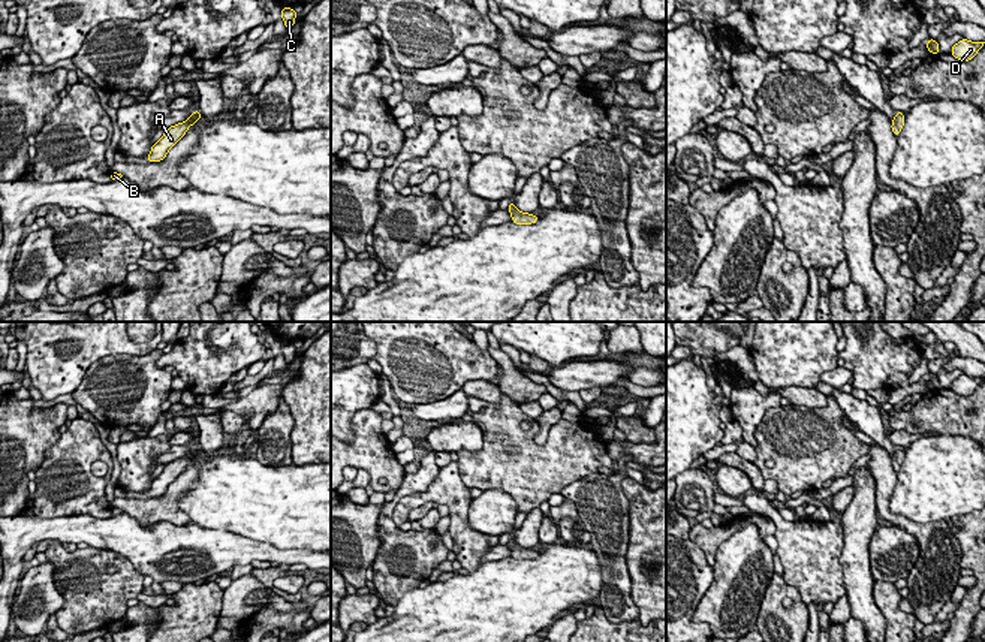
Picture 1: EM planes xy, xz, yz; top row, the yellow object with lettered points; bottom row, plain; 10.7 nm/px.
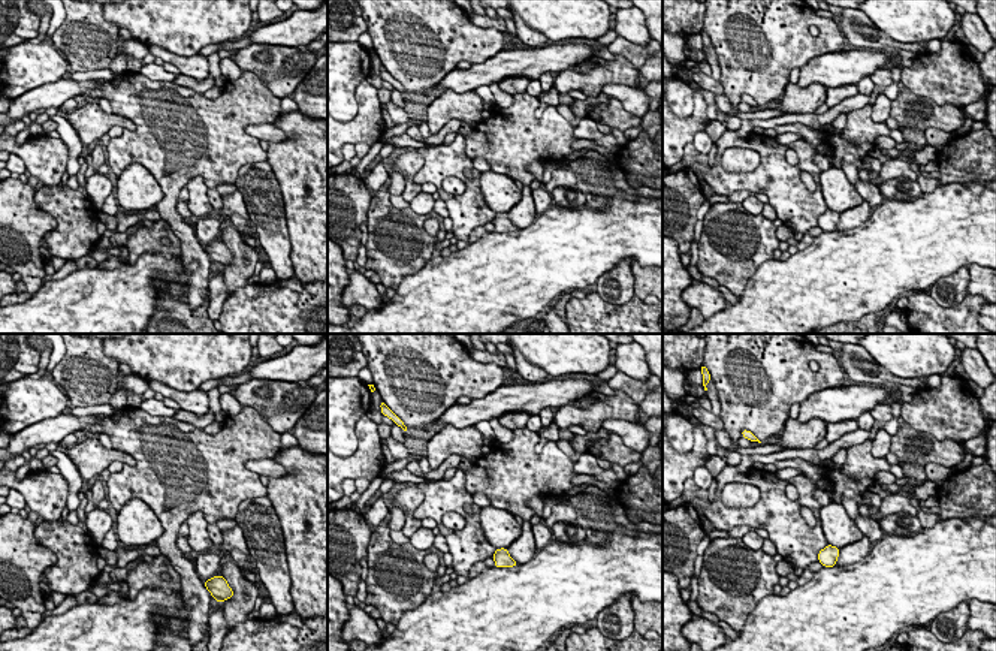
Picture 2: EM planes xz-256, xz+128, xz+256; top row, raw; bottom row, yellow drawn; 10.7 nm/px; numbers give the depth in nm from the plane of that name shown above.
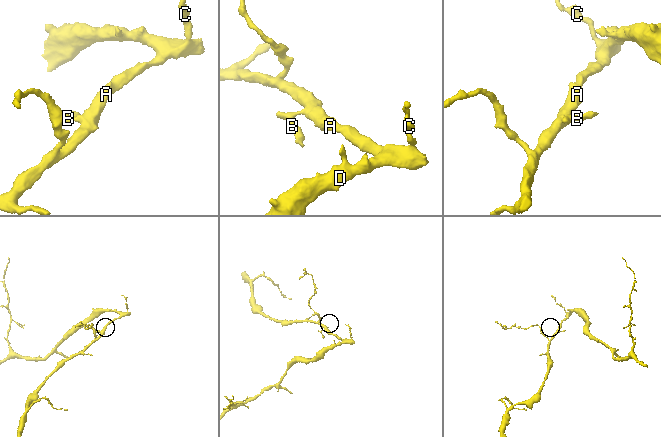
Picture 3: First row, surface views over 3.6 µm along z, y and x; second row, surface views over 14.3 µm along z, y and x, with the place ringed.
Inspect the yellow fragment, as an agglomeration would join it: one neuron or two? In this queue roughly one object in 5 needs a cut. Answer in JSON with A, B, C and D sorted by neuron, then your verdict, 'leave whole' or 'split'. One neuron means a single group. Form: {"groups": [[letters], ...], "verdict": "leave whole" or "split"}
{"groups": [["A", "B", "C", "D"]], "verdict": "leave whole"}

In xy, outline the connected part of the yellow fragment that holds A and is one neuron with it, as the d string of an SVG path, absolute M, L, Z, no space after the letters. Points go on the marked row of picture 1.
M196 109L184 123L178 123L166 129L163 136L151 147L148 154L148 162L160 162L166 157L168 151L186 135L190 126L196 124L196 121L202 115Z

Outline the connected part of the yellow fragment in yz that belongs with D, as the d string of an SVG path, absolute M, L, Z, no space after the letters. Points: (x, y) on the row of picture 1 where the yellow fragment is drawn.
M961 39L952 46L951 54L961 61L970 61L984 46L984 43L985 42L970 42L967 39Z

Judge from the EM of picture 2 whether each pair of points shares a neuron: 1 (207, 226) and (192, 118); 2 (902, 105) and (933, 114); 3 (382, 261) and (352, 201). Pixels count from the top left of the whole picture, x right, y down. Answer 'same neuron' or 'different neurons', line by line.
1: different neurons
2: same neuron
3: different neurons

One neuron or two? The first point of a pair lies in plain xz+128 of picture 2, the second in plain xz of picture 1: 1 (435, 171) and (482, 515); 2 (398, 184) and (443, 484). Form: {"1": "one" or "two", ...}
{"1": "two", "2": "one"}

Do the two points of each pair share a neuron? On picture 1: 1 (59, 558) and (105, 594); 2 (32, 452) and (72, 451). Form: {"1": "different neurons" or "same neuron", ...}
{"1": "same neuron", "2": "different neurons"}

